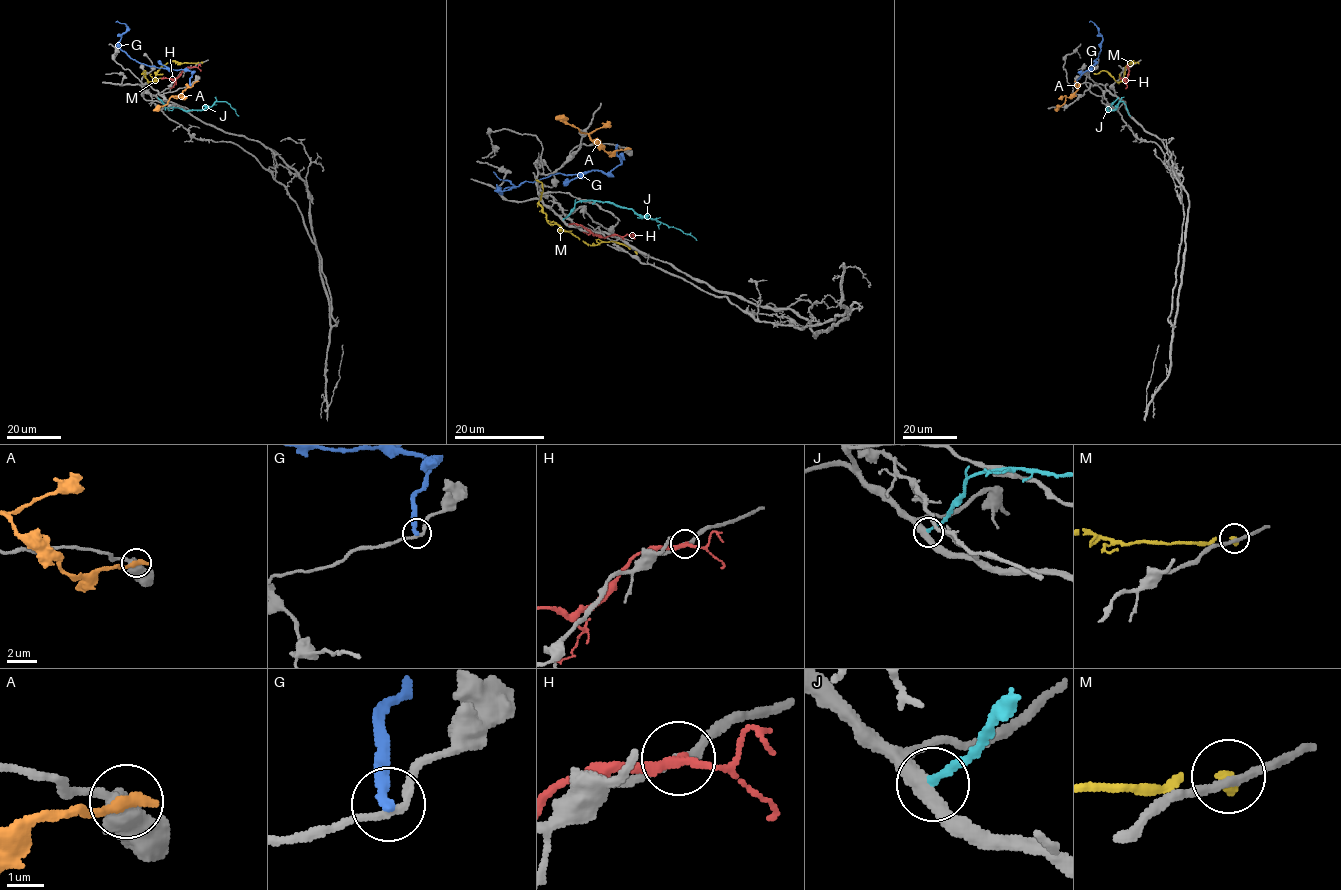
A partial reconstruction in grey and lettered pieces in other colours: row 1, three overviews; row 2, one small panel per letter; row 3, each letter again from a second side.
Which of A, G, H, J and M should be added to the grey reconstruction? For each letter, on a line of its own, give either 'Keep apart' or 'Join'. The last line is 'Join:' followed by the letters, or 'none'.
A: Keep apart
G: Keep apart
H: Keep apart
J: Keep apart
M: Keep apart
Join: none

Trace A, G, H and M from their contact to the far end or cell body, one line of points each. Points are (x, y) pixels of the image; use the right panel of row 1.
A: (1075, 81), (1077, 90), (1055, 110)
G: (1073, 85), (1090, 69), (1100, 52), (1102, 37), (1094, 23), (1089, 22)
H: (1129, 66), (1128, 75), (1121, 79)
M: (1137, 62), (1131, 61), (1125, 66), (1123, 80), (1120, 81), (1104, 71), (1094, 74)

